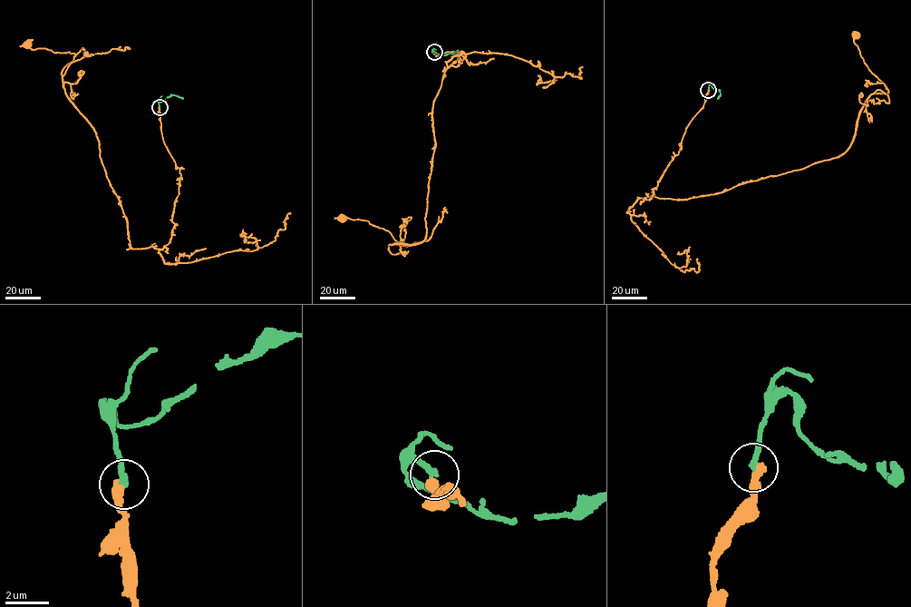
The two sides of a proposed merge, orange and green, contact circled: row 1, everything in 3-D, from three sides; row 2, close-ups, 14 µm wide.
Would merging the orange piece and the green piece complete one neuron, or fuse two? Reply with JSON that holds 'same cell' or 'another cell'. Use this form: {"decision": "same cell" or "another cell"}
{"decision": "another cell"}

